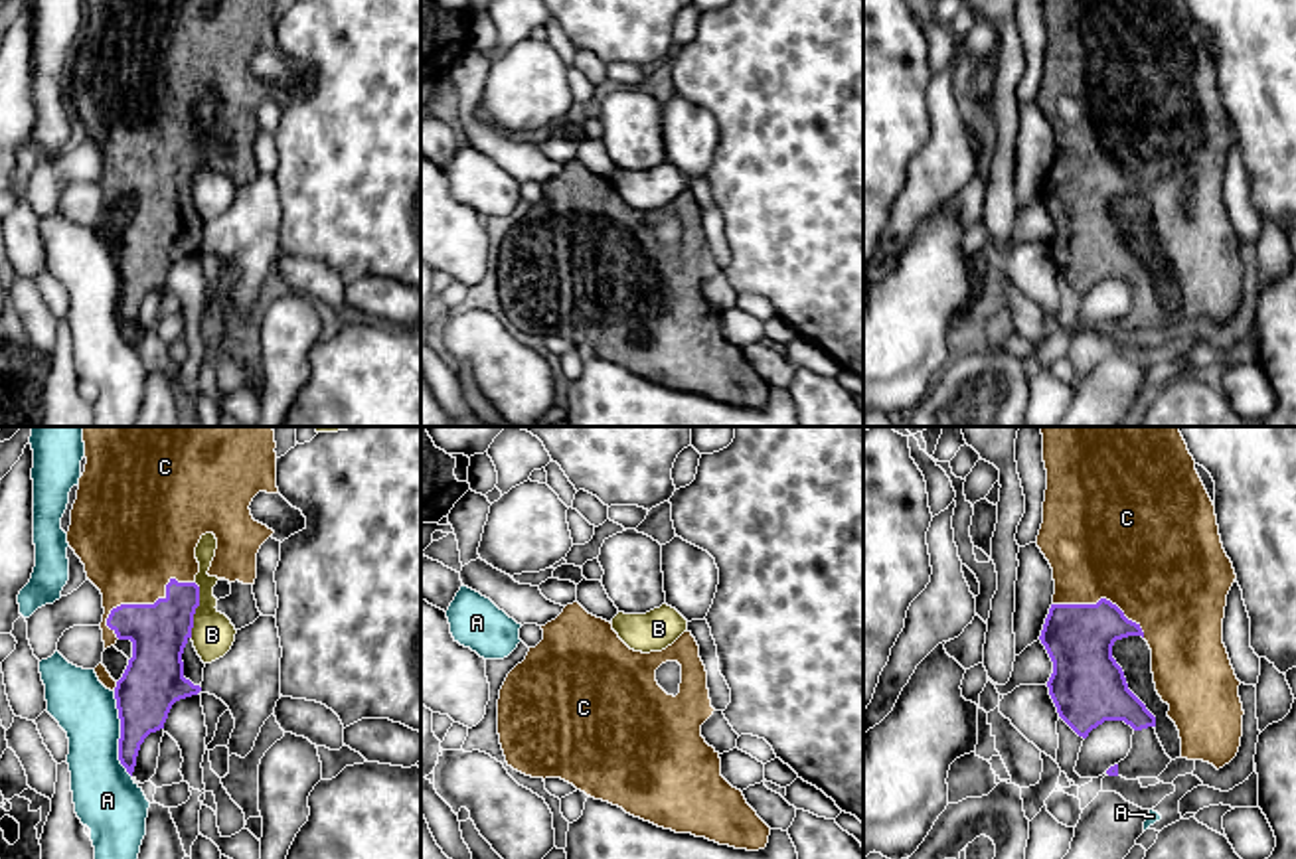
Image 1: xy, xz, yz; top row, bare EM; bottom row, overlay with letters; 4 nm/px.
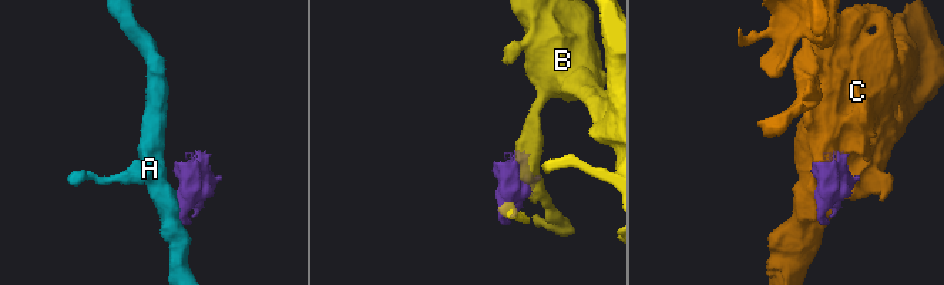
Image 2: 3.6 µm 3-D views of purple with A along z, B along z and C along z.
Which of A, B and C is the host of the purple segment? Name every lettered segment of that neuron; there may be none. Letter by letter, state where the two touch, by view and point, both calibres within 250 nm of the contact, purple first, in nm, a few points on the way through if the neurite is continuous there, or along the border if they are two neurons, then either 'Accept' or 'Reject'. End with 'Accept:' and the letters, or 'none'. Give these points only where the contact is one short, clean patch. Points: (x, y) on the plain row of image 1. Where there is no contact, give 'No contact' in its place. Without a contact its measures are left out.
A: Touches purple at xy (121, 293). Thickness 240 nm (purple) against 260 nm. Boundary: xy (113, 249), (119, 277), (119, 320), (131, 334). Reject
B: Touches purple at xy (196, 164). Thickness 240 nm (purple) against 170 nm. Reject
C: Touches purple at xy (149, 162). Thickness 240 nm (purple) against 400 nm. Accept
Accept: C

